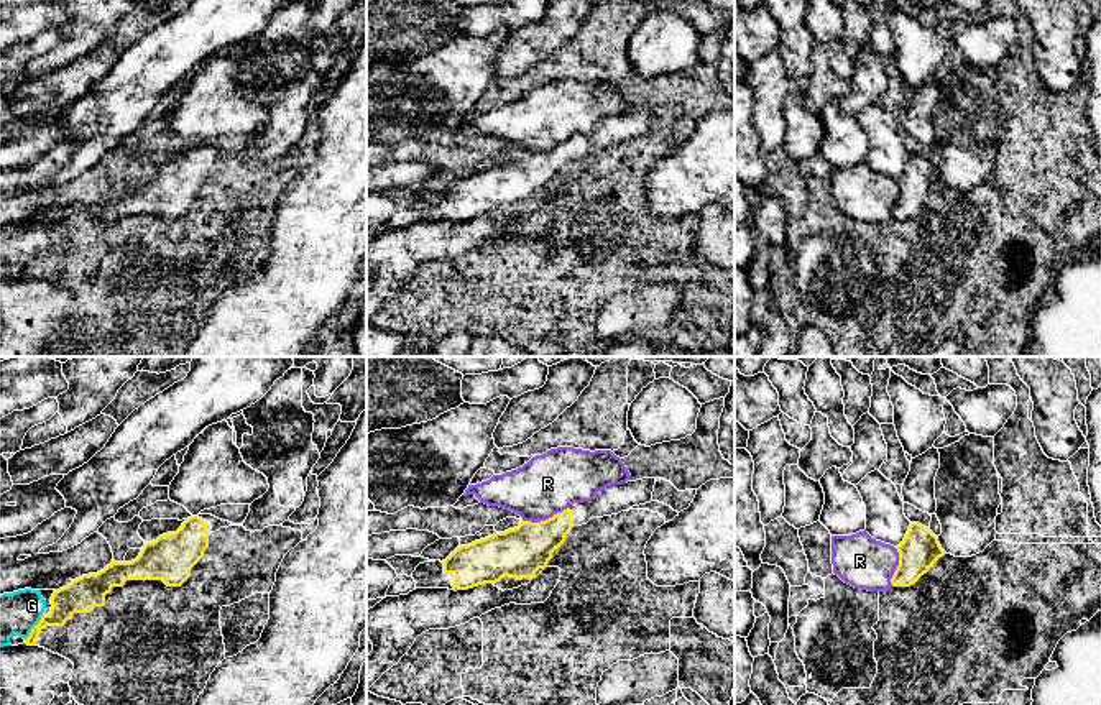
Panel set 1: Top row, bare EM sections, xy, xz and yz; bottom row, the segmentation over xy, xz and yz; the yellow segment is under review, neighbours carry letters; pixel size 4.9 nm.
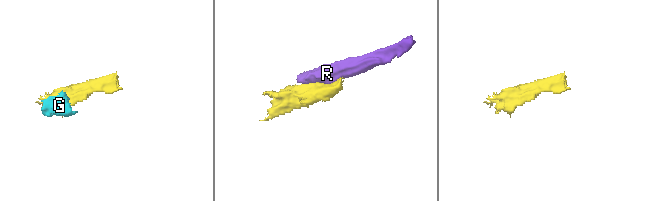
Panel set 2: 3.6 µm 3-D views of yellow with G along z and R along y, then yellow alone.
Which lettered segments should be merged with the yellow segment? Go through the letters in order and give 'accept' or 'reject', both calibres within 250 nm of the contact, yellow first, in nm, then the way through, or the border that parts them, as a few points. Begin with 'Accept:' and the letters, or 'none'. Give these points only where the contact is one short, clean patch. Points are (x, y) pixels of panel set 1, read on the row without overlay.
Accept: none
G: reject; calibres 150 and 200 nm; border xy (43, 244), (25, 271)
R: reject; calibres 240 and 300 nm

